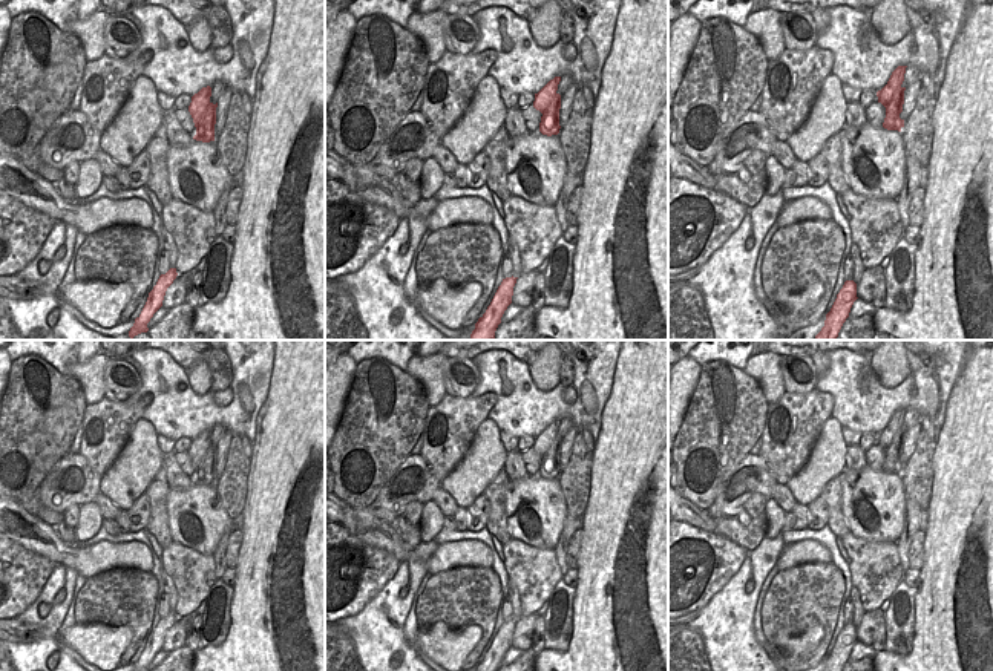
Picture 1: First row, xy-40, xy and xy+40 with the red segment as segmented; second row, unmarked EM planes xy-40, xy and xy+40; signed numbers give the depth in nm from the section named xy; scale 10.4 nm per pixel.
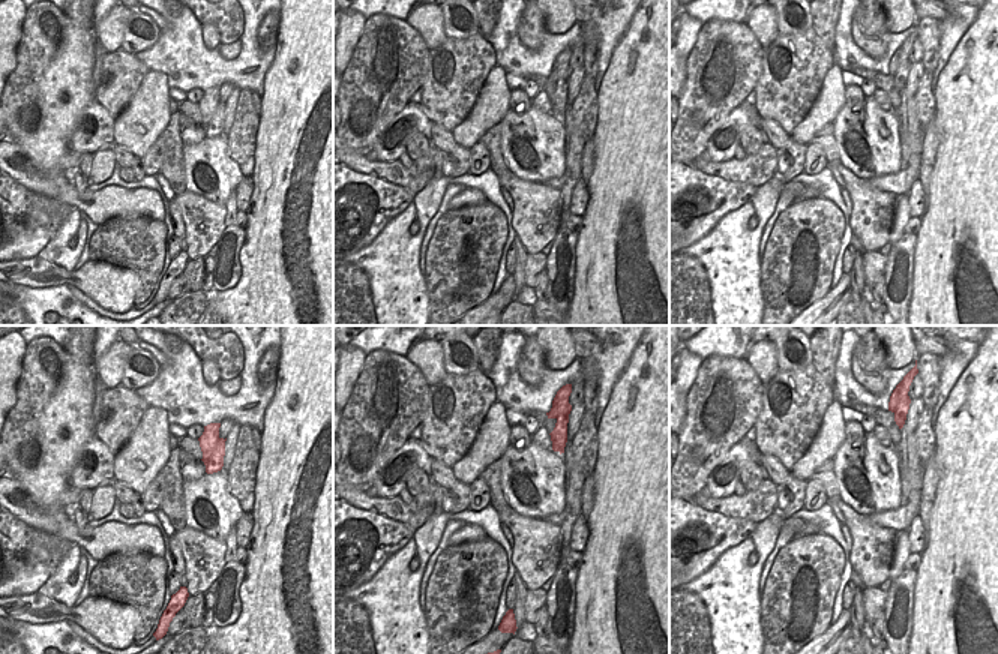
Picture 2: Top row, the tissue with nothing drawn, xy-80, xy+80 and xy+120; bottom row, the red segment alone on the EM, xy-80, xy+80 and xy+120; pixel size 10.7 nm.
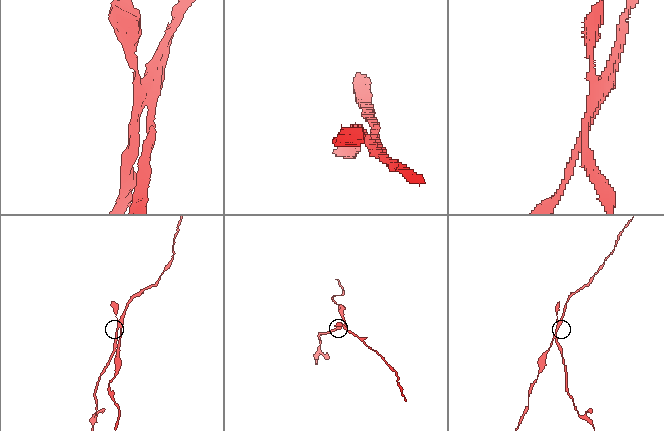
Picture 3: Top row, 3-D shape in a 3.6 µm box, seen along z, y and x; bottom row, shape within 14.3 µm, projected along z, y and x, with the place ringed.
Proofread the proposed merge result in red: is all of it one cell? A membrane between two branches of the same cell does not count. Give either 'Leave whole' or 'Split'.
Split.

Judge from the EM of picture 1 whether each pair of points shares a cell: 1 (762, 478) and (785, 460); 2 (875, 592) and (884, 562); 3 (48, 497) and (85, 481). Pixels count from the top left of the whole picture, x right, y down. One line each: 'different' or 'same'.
1: different
2: same
3: same

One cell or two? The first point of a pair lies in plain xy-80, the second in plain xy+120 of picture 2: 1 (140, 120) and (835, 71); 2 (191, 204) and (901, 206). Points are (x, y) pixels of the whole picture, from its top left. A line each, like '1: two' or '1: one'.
1: one
2: two

